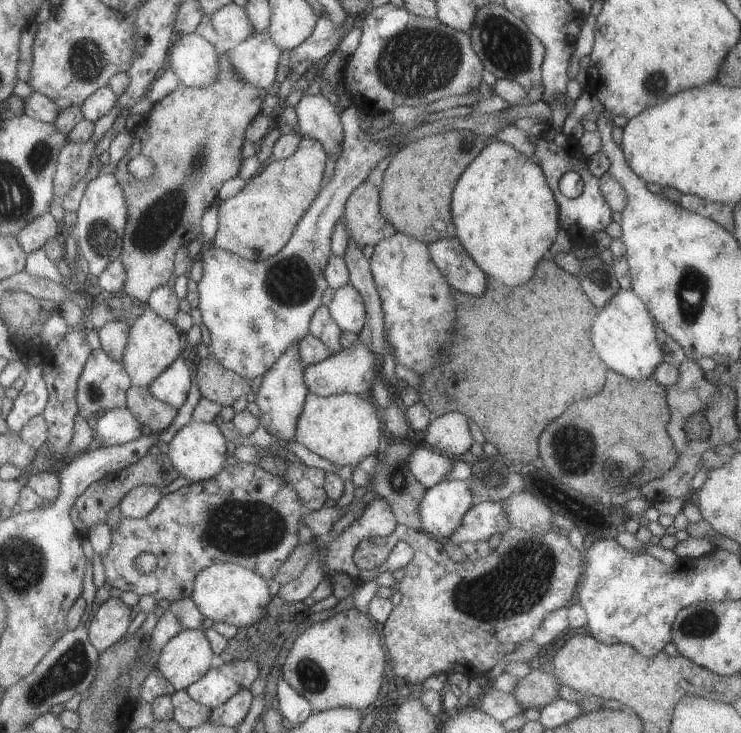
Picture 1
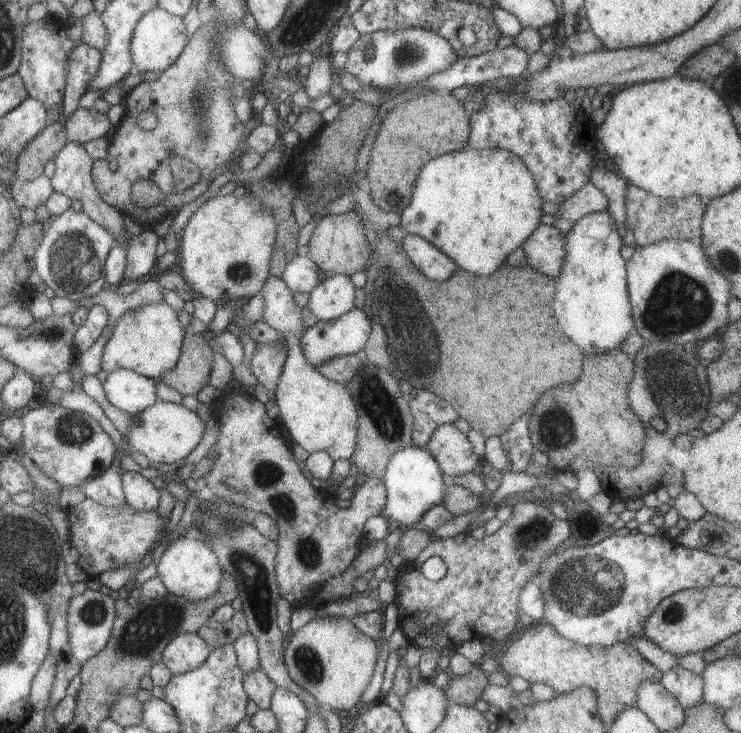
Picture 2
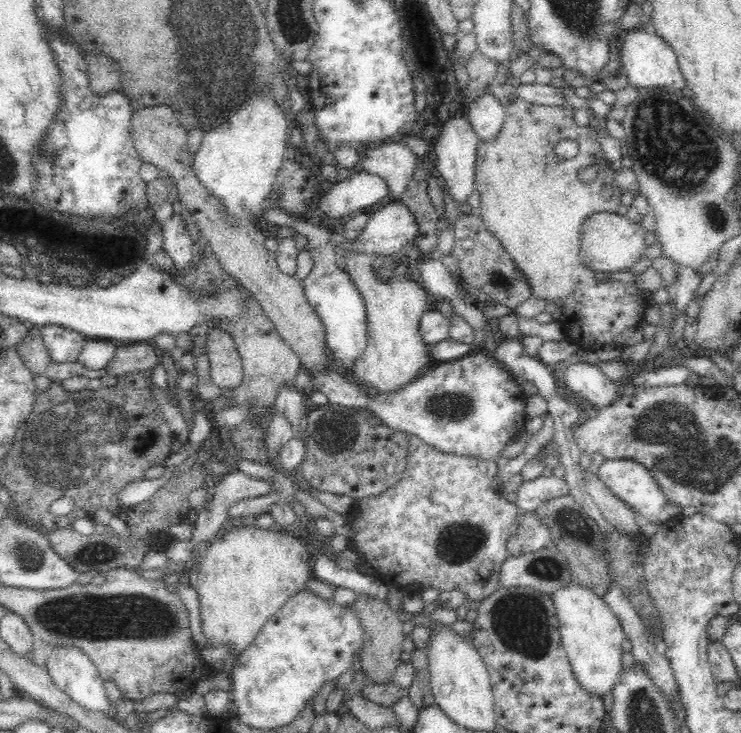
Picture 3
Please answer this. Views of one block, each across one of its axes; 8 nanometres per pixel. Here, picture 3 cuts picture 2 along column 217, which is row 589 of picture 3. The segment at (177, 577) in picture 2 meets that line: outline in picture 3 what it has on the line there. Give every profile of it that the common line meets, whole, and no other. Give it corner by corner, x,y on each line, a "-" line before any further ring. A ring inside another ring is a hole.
573,583
563,590
554,592
552,601
559,620
561,643
576,682
590,696
603,699
612,695
622,672
623,651
620,644
626,639
620,619
600,596

